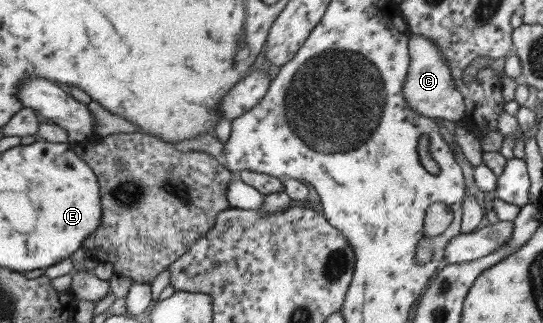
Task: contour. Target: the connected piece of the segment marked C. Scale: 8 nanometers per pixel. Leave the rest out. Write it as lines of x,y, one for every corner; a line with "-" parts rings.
422,35
408,36
408,68
402,87
402,96
410,109
423,117
455,122
464,115
463,98
455,89
449,68
440,49

